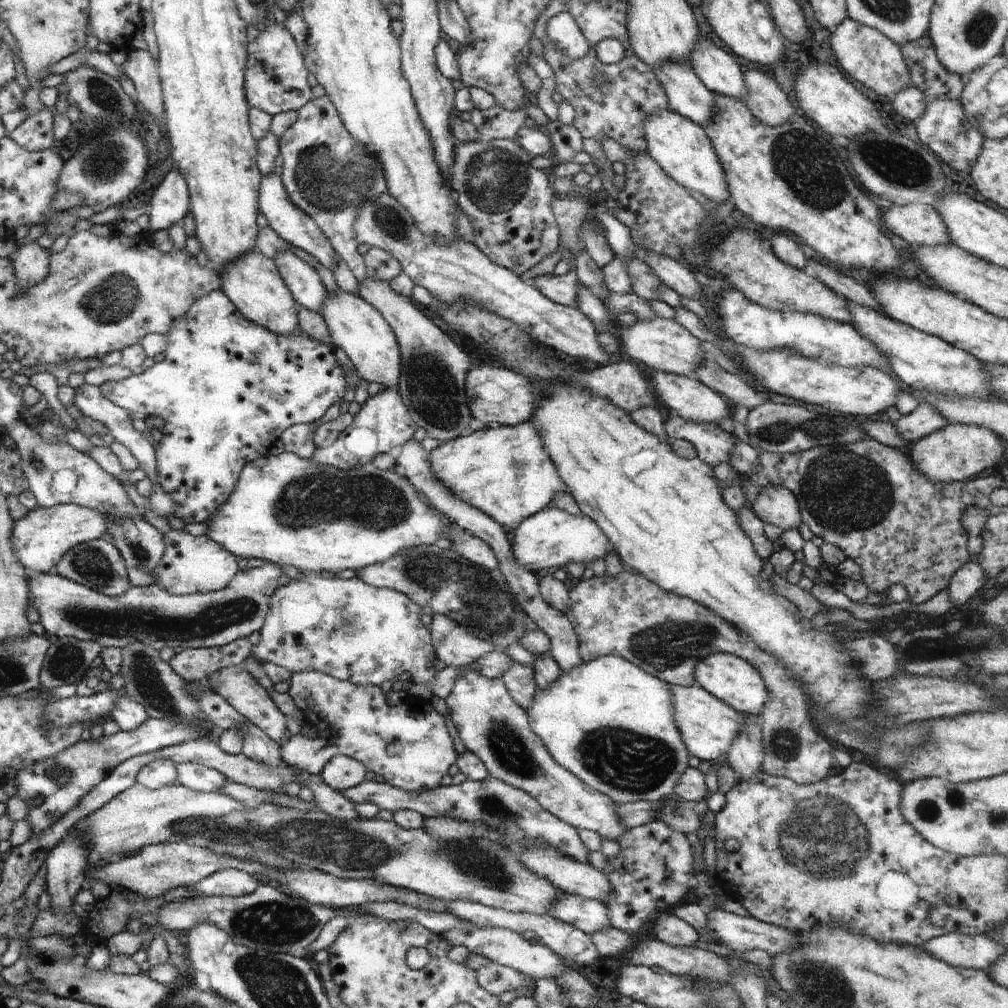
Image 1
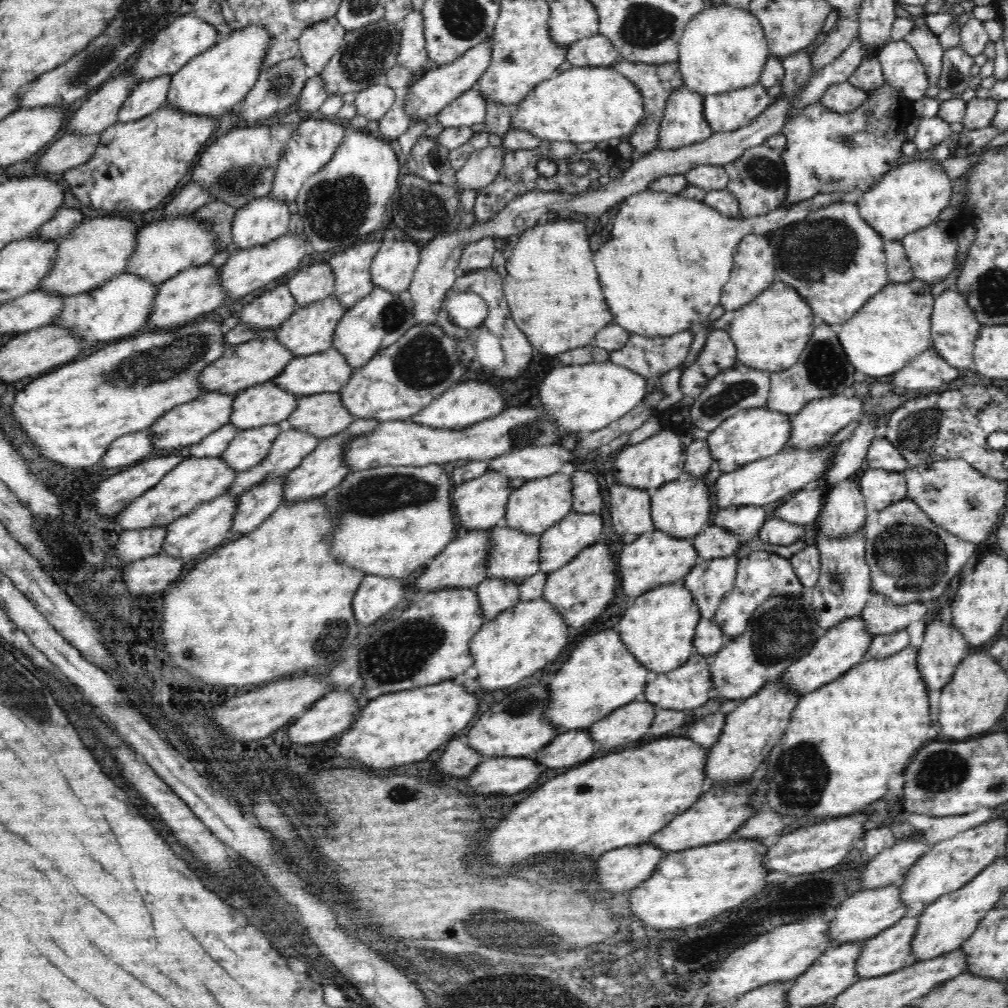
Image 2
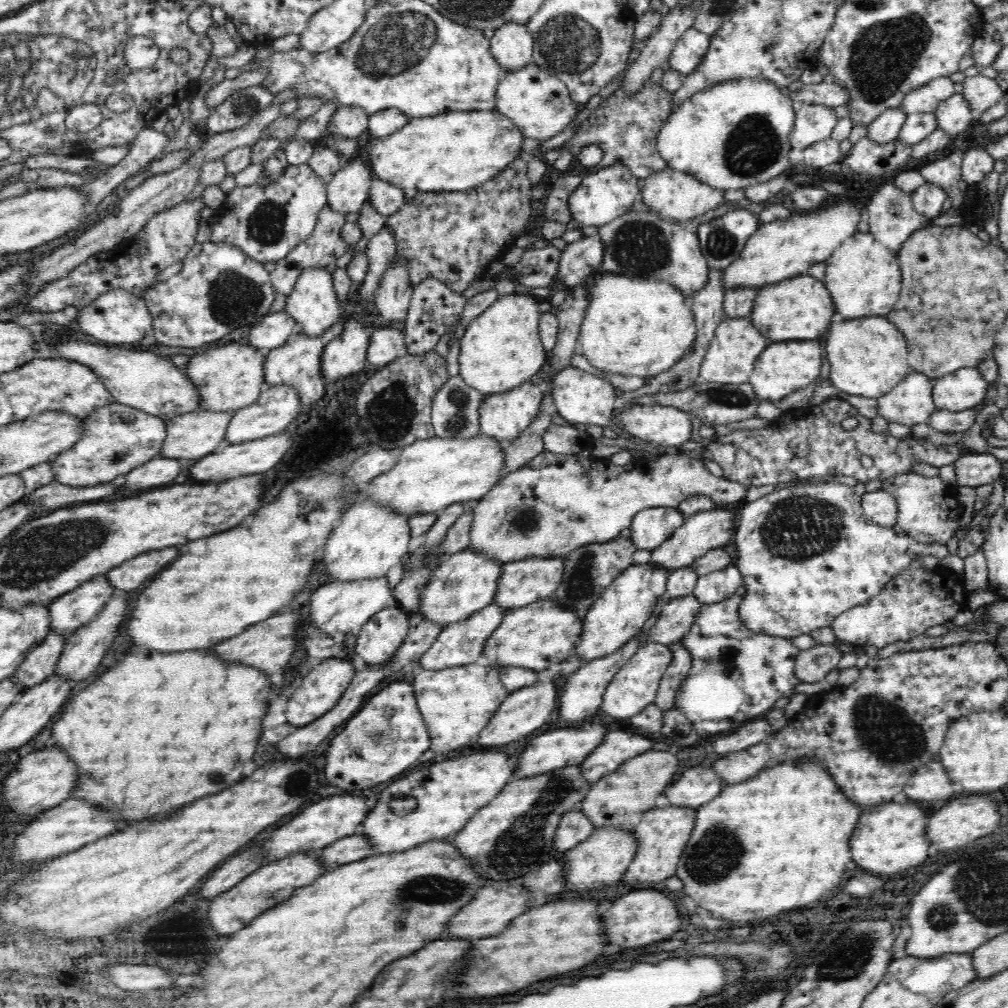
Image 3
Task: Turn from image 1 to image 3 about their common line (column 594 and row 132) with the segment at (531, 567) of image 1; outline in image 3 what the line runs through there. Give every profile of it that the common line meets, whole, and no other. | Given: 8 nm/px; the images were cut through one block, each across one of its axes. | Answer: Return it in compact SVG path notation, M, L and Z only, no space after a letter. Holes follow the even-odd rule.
M535 62L520 70L503 68L496 90L496 109L513 120L526 139L548 140L562 132L580 111L580 105L572 100L567 84Z

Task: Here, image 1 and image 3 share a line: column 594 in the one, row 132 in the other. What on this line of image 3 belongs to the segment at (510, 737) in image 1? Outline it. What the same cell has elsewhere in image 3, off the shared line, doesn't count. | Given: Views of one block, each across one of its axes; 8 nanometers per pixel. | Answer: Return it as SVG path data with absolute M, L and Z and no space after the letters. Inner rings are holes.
M801 103L796 108L794 130L790 135L791 148L804 150L818 140L830 138L839 119L830 106Z

